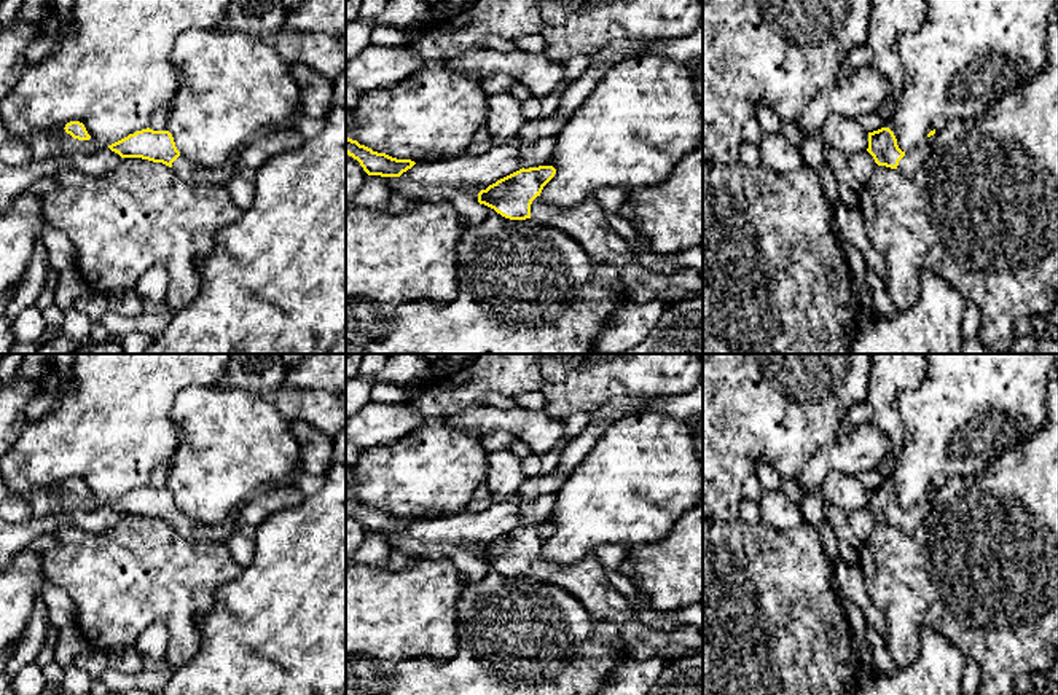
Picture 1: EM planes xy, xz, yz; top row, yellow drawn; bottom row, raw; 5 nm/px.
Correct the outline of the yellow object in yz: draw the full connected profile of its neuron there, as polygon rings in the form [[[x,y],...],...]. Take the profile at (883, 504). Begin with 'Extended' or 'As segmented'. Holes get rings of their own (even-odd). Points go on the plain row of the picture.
Extended. [[[881,485],[868,489],[867,508],[878,523],[897,526],[905,534],[913,534],[932,508],[934,491],[935,486],[931,488],[915,507],[905,510],[899,505],[894,489],[889,485]]]

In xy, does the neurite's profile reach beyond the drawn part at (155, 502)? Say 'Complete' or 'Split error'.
Split error

